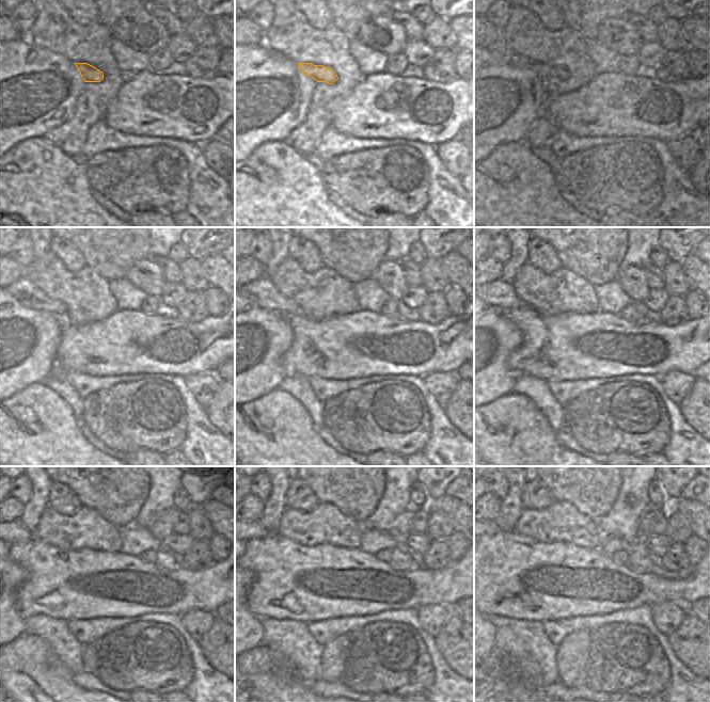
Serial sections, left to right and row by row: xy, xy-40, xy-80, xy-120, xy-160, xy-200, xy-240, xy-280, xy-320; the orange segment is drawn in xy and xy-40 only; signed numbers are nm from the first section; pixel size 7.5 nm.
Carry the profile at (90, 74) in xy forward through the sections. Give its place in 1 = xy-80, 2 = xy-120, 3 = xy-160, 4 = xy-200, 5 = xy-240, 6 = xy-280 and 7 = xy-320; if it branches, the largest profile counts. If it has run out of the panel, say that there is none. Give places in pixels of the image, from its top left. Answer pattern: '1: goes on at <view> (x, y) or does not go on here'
1: goes on at xy-80 (500, 47)
2: goes on at xy-120 (24, 290)
3: goes on at xy-160 (262, 291)
4: goes on at xy-200 (498, 293)
5: goes on at xy-240 (17, 533)
6: goes on at xy-280 (256, 530)
7: goes on at xy-320 (495, 529)

